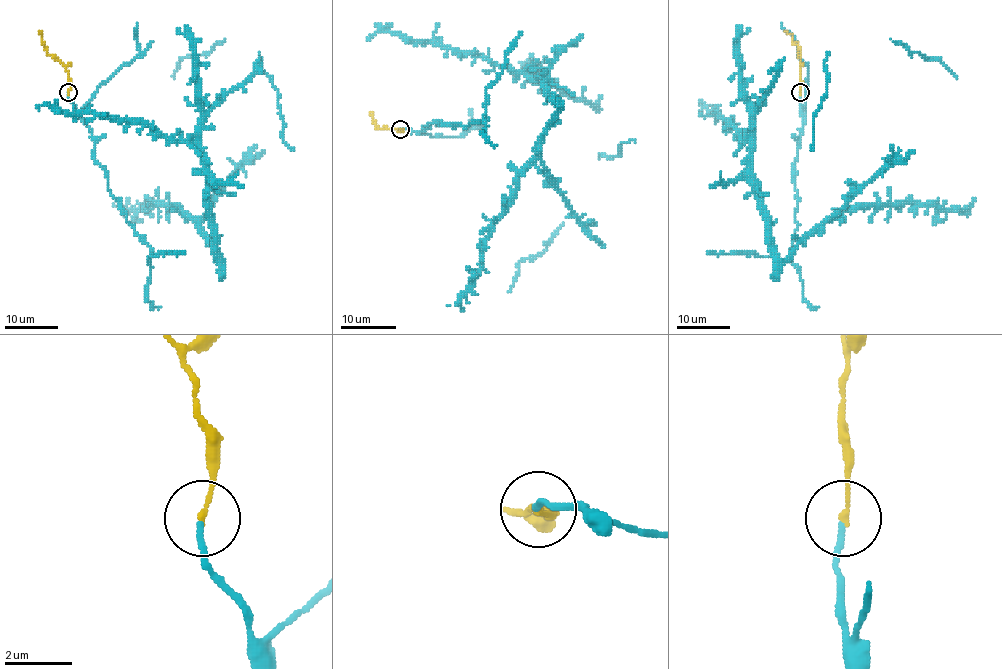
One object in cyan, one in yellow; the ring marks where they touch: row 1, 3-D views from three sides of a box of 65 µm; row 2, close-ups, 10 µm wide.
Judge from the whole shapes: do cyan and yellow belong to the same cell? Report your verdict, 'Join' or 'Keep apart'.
Join

